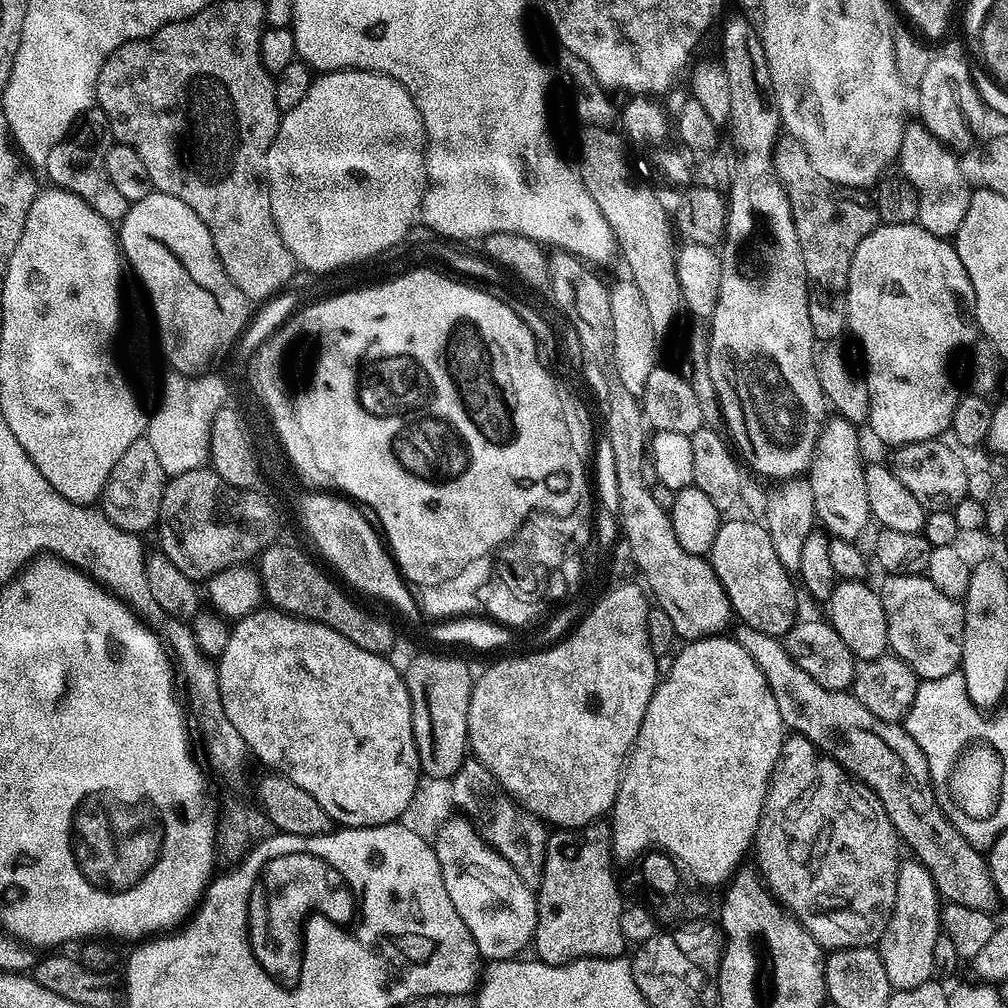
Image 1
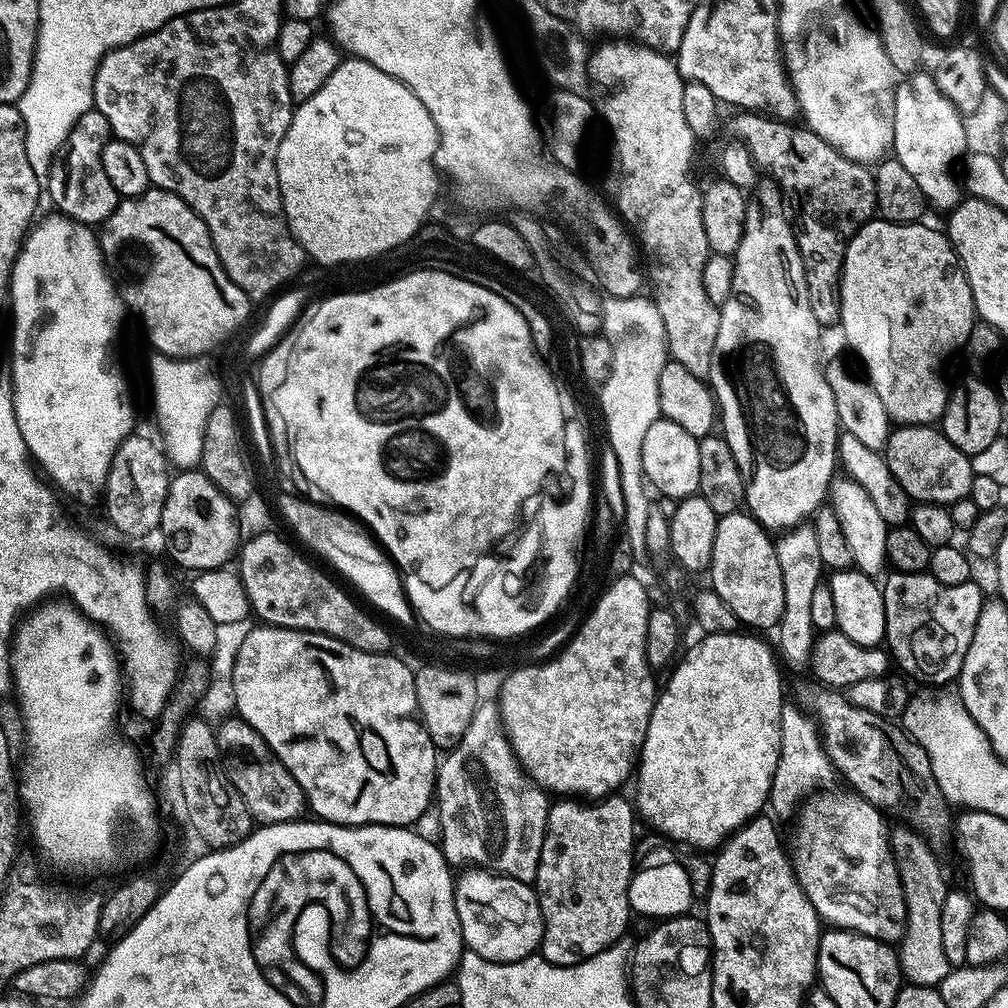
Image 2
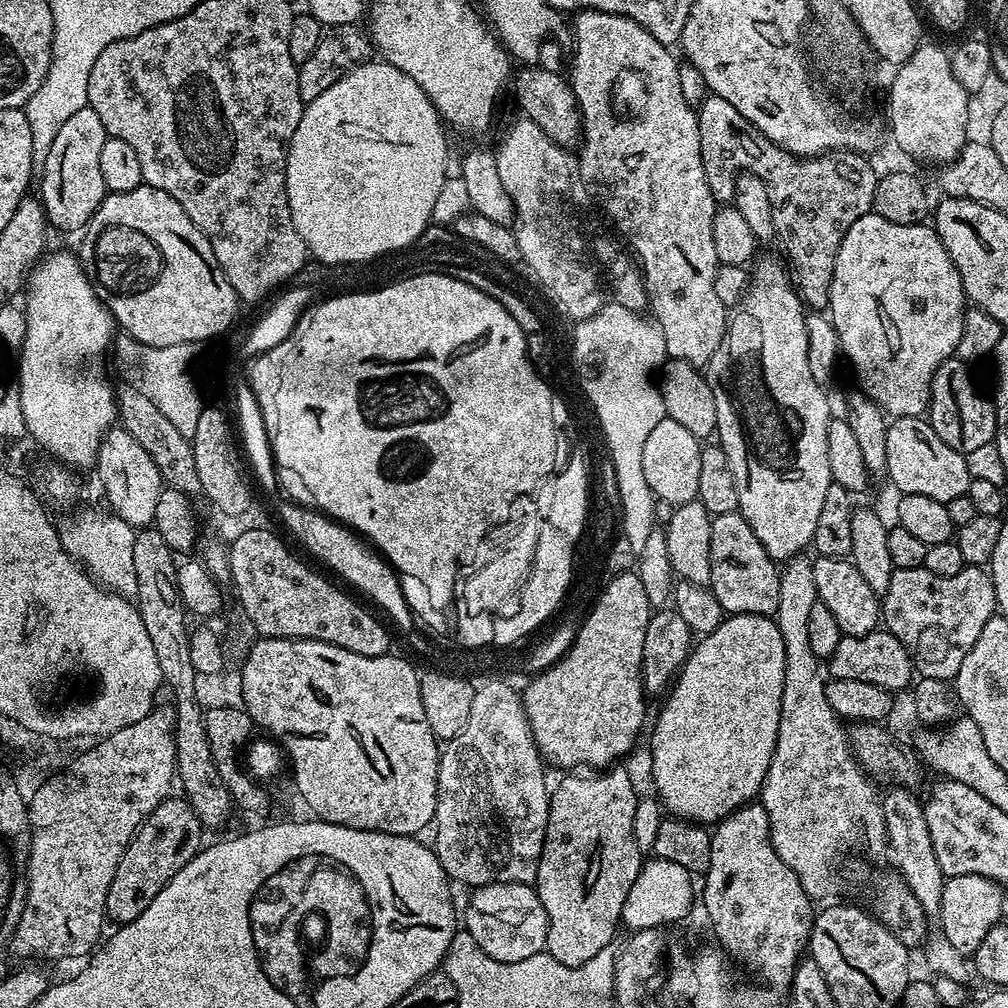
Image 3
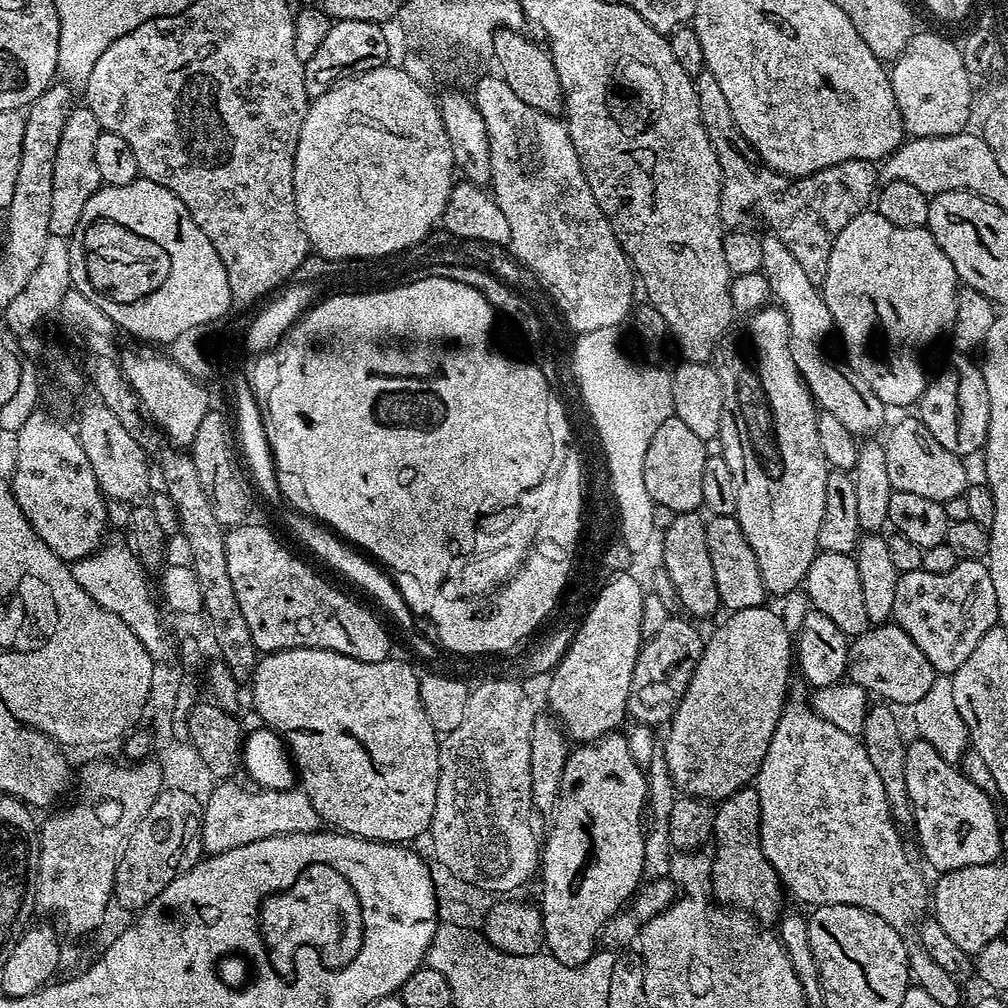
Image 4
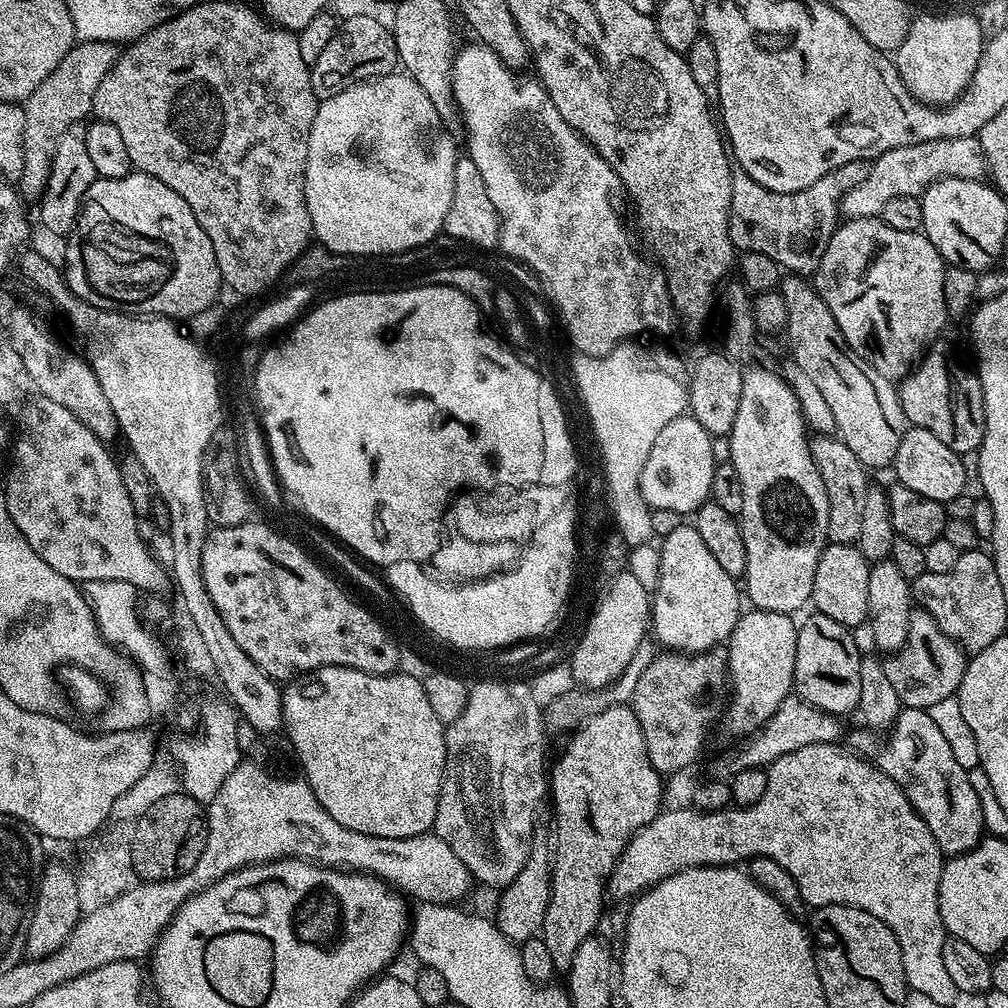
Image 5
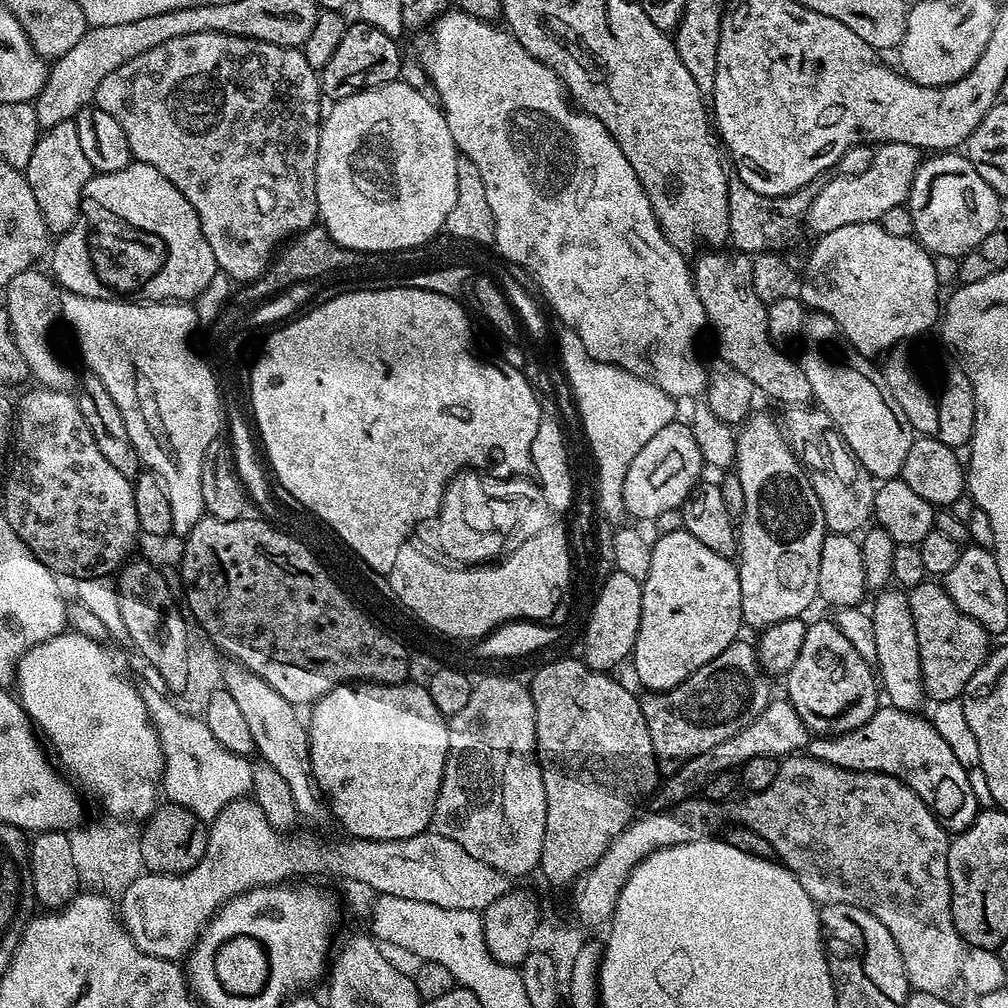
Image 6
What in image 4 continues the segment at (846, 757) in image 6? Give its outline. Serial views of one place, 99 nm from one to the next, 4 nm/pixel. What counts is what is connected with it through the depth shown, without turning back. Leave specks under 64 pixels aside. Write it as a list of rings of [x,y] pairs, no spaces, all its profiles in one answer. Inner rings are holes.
[[[916,738],[913,744],[907,745],[904,777],[912,803],[914,829],[916,828],[916,834],[920,838],[920,848],[924,851],[929,866],[937,868],[937,873],[953,872],[966,866],[995,864],[1001,859],[1000,851],[1004,844],[1000,841],[1000,820],[996,817],[996,808],[988,797],[989,793],[969,780],[957,765],[942,758],[942,754],[930,741]]]

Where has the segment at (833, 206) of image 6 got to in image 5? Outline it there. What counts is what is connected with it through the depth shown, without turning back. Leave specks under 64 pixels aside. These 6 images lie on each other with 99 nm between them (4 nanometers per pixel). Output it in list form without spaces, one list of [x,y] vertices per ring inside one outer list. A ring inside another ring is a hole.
[[[976,136],[966,138],[942,138],[934,142],[918,142],[914,146],[898,146],[898,150],[886,150],[886,154],[876,157],[871,161],[870,174],[862,182],[858,182],[846,194],[840,203],[841,213],[849,220],[870,220],[879,217],[882,206],[890,202],[890,198],[899,196],[919,197],[931,184],[944,178],[966,178],[967,180],[984,180],[986,165],[984,151]]]

